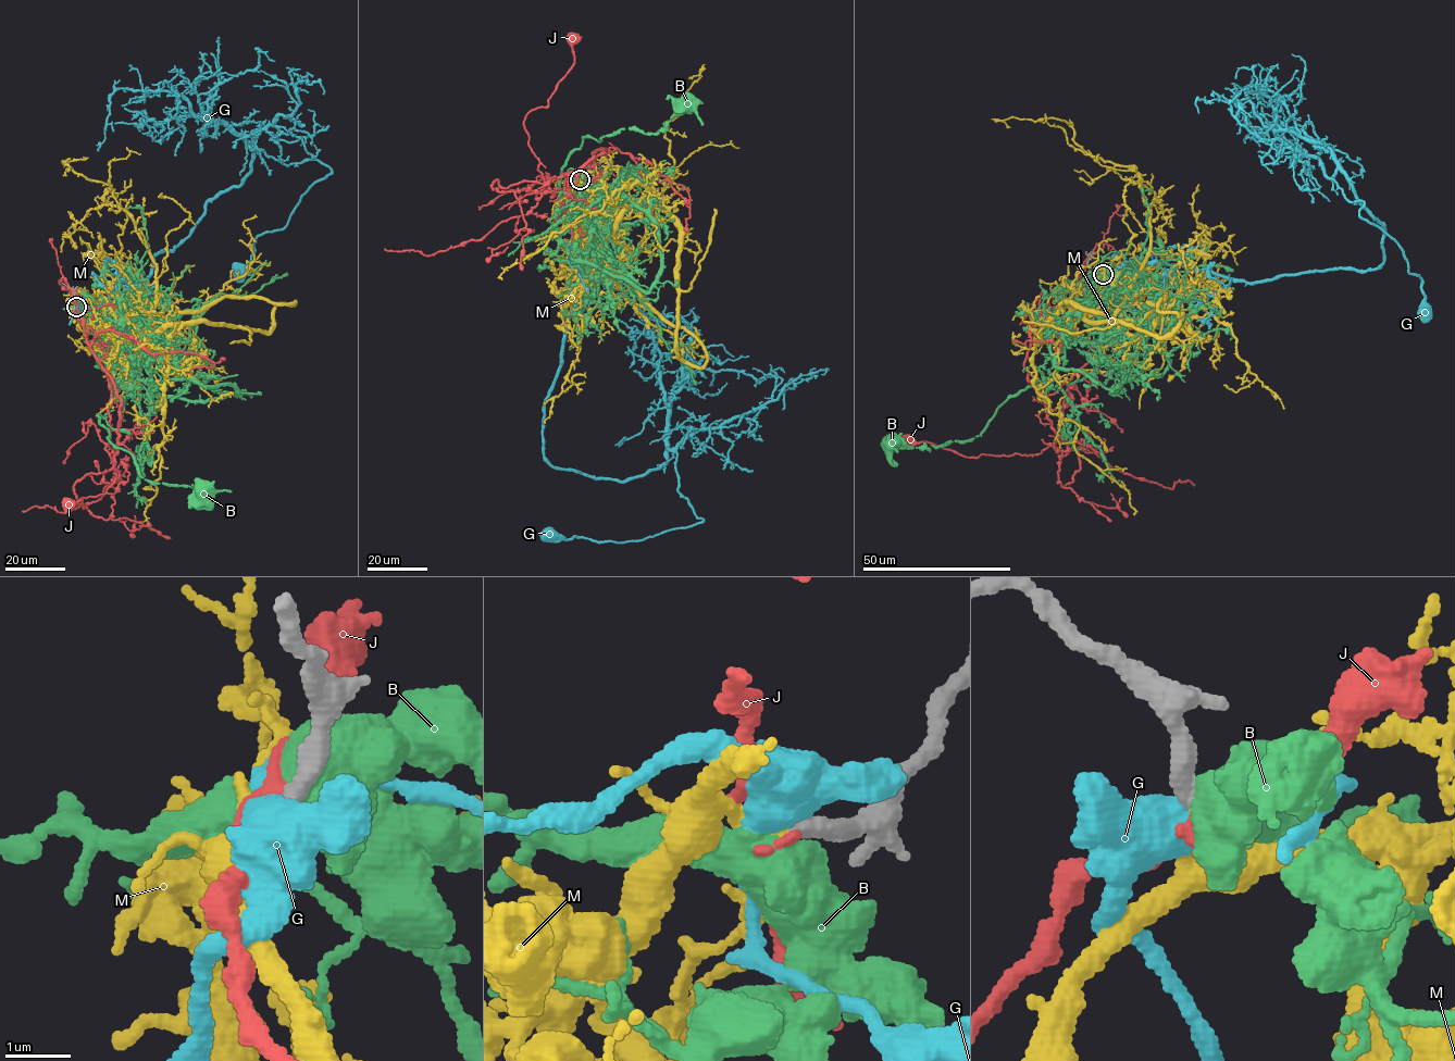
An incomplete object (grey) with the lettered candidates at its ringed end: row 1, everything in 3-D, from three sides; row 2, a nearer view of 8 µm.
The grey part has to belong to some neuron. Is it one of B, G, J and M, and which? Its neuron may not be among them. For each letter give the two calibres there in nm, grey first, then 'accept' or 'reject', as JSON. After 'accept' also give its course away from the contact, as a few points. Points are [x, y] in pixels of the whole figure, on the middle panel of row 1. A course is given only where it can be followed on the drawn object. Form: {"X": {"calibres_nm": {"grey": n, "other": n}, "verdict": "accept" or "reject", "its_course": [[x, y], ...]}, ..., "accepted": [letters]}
{"B": {"calibres_nm": {"grey": 360, "other": 800}, "verdict": "reject"}, "G": {"calibres_nm": {"grey": 320, "other": 480}, "verdict": "reject"}, "J": {"calibres_nm": {"grey": 320, "other": 180}, "verdict": "reject"}, "M": {"calibres_nm": {"grey": 320, "other": 260}, "verdict": "accept", "its_course": [[580, 179], [581, 238], [605, 234], [636, 258], [647, 234], [638, 213], [672, 179], [664, 124], [704, 64]]}, "accepted": ["M"]}

